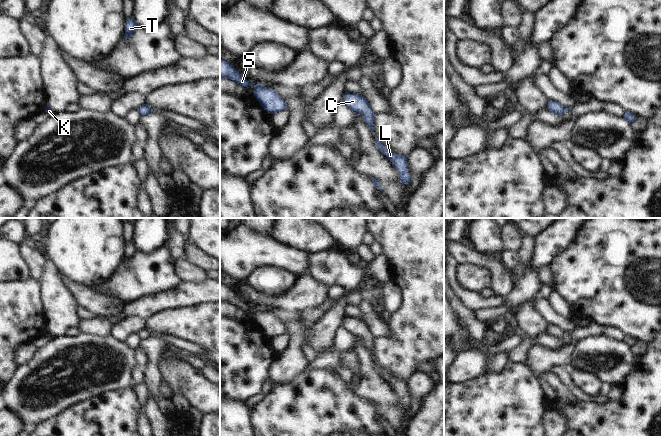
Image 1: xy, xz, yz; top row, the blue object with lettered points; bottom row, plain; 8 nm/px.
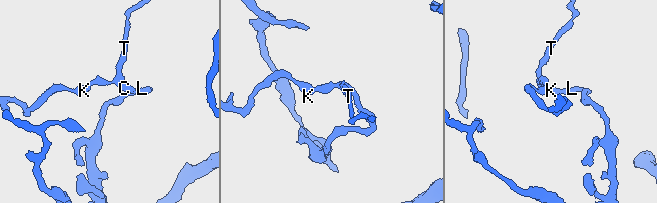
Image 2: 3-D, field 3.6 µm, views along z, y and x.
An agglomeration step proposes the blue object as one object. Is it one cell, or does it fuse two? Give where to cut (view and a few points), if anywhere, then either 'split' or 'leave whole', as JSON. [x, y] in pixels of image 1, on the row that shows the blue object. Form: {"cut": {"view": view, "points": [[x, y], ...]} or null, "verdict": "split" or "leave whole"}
{"cut": null, "verdict": "leave whole"}

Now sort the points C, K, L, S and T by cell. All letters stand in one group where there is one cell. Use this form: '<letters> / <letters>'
C K L S T

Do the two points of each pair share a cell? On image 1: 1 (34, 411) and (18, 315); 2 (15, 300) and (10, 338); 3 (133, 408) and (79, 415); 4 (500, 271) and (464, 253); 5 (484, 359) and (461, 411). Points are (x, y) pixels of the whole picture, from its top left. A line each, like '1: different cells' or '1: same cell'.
1: different cells
2: same cell
3: same cell
4: same cell
5: different cells

